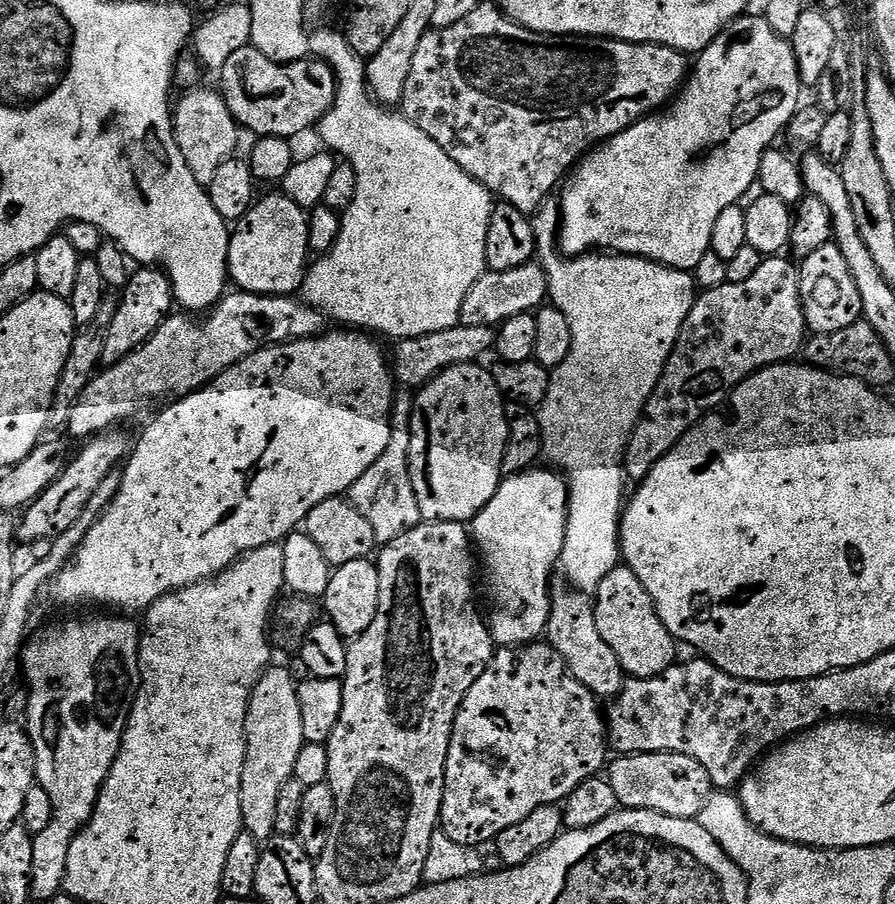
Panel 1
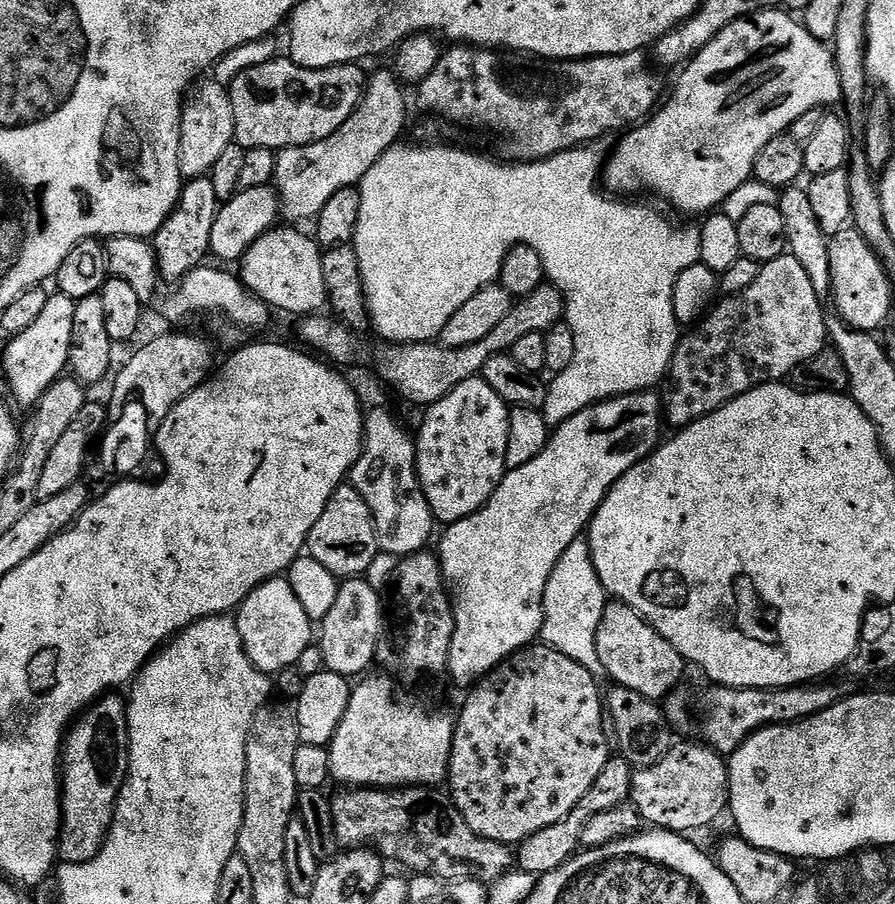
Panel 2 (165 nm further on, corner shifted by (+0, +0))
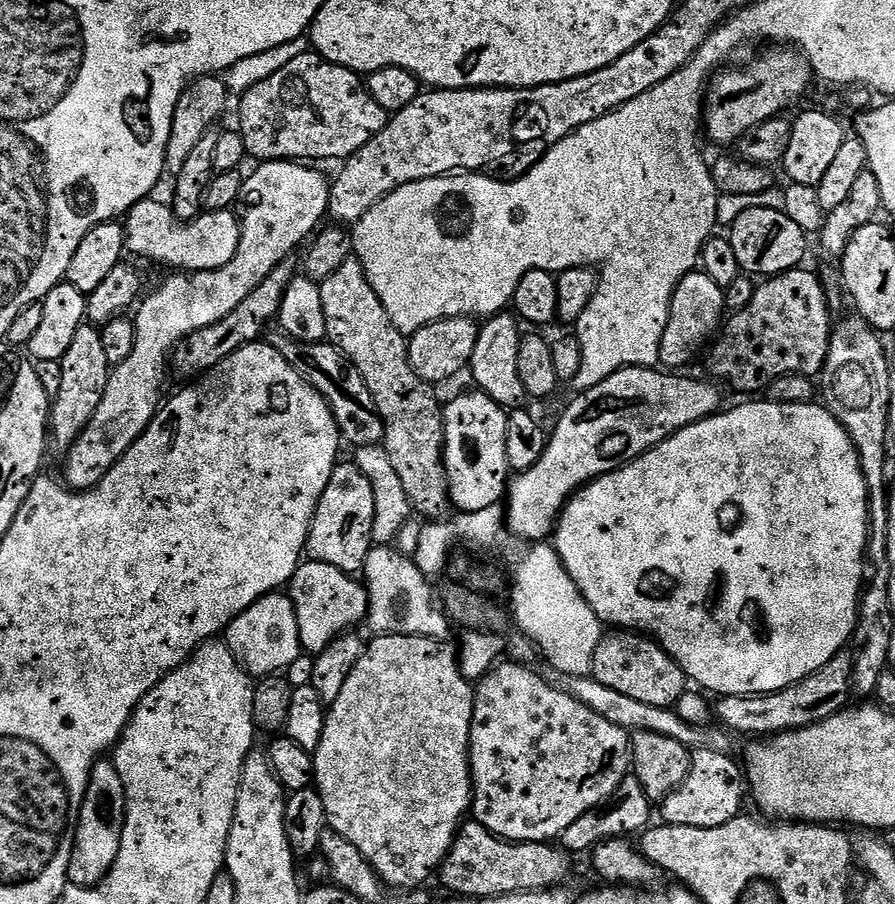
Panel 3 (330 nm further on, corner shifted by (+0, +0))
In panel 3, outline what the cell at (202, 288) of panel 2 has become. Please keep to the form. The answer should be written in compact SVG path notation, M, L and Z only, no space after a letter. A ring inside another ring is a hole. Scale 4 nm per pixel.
M272 331L267 333L267 343L271 344L274 350L278 350L278 354L282 354L282 358L290 362L290 366L294 366L294 370L307 384L319 390L334 414L334 422L341 437L347 443L349 440L356 448L380 444L384 438L384 419L376 413L374 398L370 398L370 390L366 390L366 382L362 382L362 374L358 374L356 367L332 344L302 342L285 332Z

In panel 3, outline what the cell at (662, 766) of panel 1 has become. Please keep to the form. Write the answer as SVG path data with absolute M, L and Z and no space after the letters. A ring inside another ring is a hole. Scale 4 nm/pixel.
M697 748L691 753L692 761L686 774L686 778L679 786L672 791L667 798L659 805L658 816L665 824L674 826L698 826L699 828L709 828L710 826L726 826L734 817L741 815L740 808L746 804L746 772L739 763L731 760L728 752L719 752L713 748Z

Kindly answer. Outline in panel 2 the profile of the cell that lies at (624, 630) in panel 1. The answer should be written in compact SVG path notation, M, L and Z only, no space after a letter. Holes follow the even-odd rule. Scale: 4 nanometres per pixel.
M608 603L602 614L602 622L598 622L596 641L598 642L598 658L604 667L603 675L609 676L613 685L626 690L635 690L637 694L642 694L648 700L657 702L663 701L681 687L680 679L684 676L684 668L686 669L684 657L680 656L678 650L674 650L674 646L670 646L670 642L666 642L666 638L662 638L662 634L658 634L658 630L654 630L654 626L645 622L628 604Z

